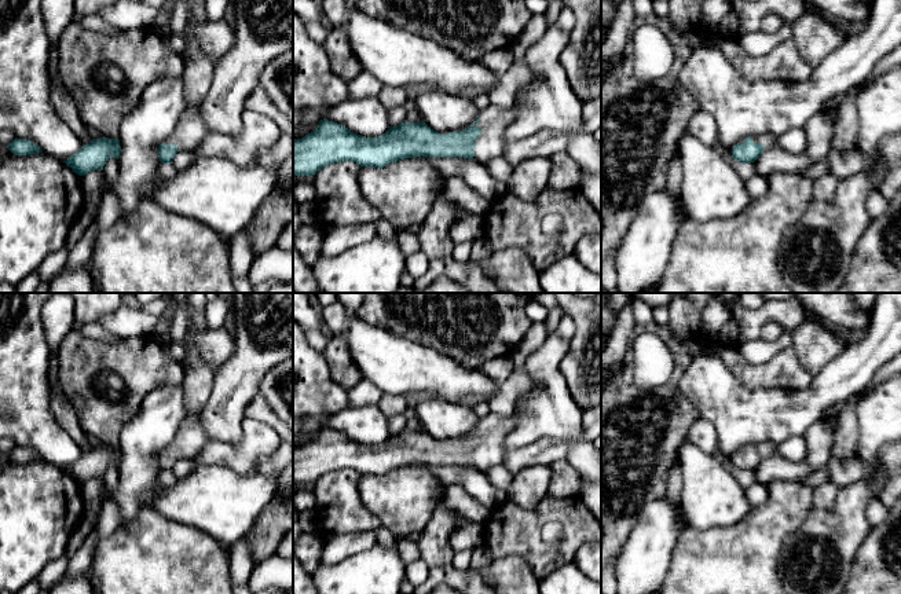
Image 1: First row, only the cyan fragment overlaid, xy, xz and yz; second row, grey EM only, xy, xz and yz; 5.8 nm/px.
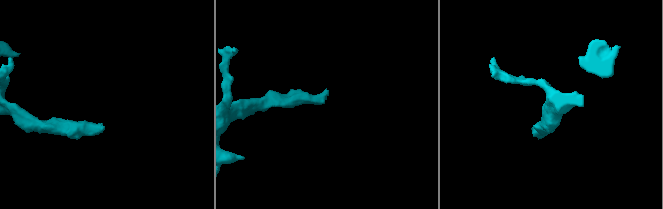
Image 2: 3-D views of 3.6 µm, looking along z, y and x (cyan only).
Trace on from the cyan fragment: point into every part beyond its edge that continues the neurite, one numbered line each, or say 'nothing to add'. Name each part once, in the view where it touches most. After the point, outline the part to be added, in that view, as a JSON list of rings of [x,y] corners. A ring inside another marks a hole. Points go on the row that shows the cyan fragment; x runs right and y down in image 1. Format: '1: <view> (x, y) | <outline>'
1: xz (493, 123) | [[[516,103],[509,109],[487,104],[479,113],[476,126],[481,133],[476,138],[473,161],[486,164],[503,154],[503,132],[513,122],[519,111]]]

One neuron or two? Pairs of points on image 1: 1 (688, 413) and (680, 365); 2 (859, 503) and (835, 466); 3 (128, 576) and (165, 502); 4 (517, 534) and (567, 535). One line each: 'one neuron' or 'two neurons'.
1: one neuron
2: two neurons
3: two neurons
4: one neuron

